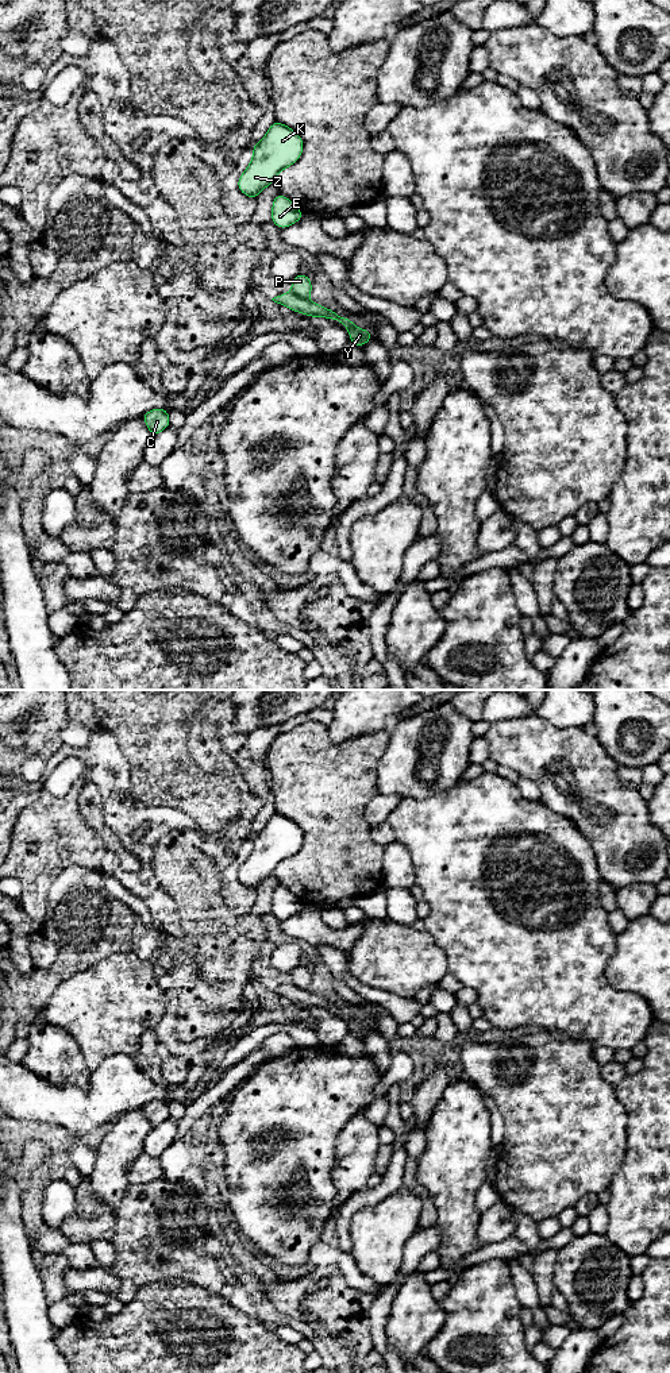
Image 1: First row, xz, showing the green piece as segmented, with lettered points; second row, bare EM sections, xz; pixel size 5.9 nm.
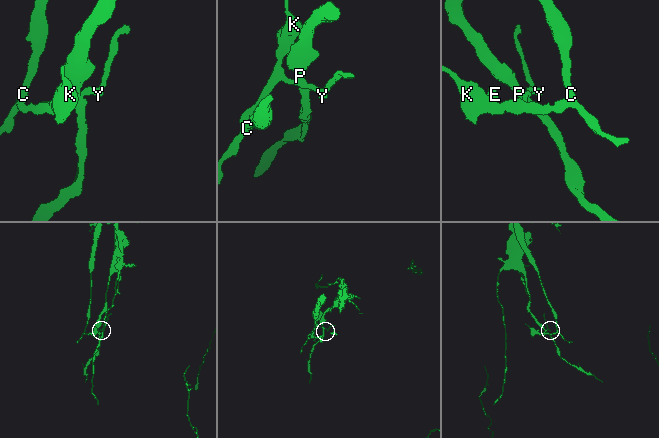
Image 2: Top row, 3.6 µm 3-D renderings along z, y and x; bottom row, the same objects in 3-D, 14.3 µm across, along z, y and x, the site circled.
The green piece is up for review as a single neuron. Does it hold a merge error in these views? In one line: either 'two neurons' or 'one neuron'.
two neurons

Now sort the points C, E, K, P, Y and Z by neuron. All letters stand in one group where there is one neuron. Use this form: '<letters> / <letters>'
C E K Y Z / P

